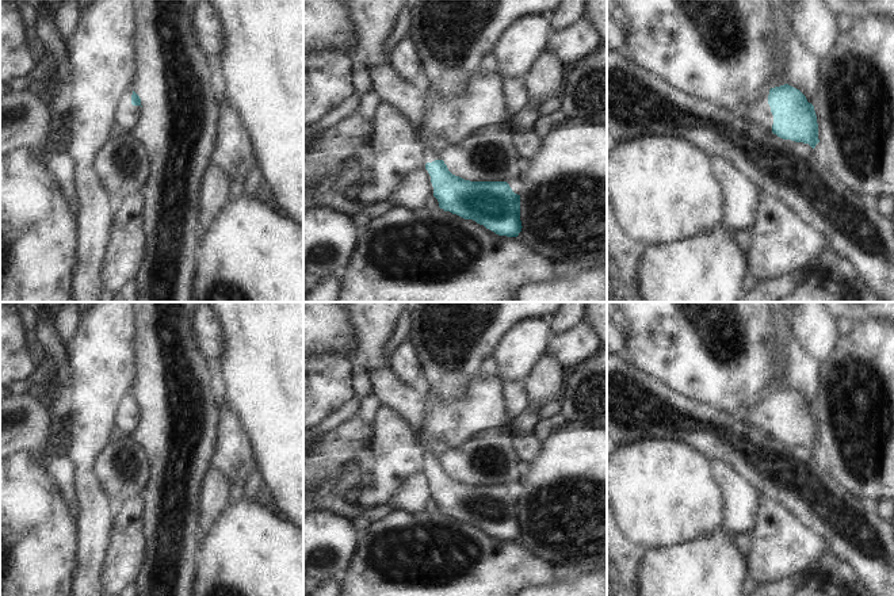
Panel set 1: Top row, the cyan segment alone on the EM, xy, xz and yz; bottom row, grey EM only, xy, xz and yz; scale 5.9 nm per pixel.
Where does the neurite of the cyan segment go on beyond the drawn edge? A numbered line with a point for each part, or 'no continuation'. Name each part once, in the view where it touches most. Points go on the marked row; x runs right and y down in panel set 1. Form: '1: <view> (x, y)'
1: yz (756, 111)

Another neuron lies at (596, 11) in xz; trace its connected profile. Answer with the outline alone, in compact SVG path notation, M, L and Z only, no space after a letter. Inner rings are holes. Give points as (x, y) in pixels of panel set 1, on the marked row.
M587 0L587 18L595 24L607 45L607 0Z

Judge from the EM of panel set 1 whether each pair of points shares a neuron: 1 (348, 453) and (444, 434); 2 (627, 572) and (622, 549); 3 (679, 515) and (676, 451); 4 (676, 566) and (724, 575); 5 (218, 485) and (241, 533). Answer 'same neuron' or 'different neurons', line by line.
1: different neurons
2: same neuron
3: same neuron
4: same neuron
5: different neurons

